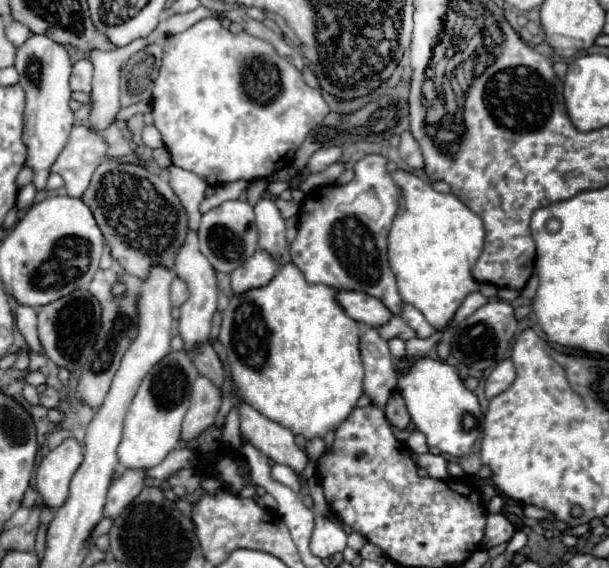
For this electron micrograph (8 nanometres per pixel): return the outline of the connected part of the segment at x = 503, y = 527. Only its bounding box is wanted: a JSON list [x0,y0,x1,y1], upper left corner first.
[483,514,515,548]

